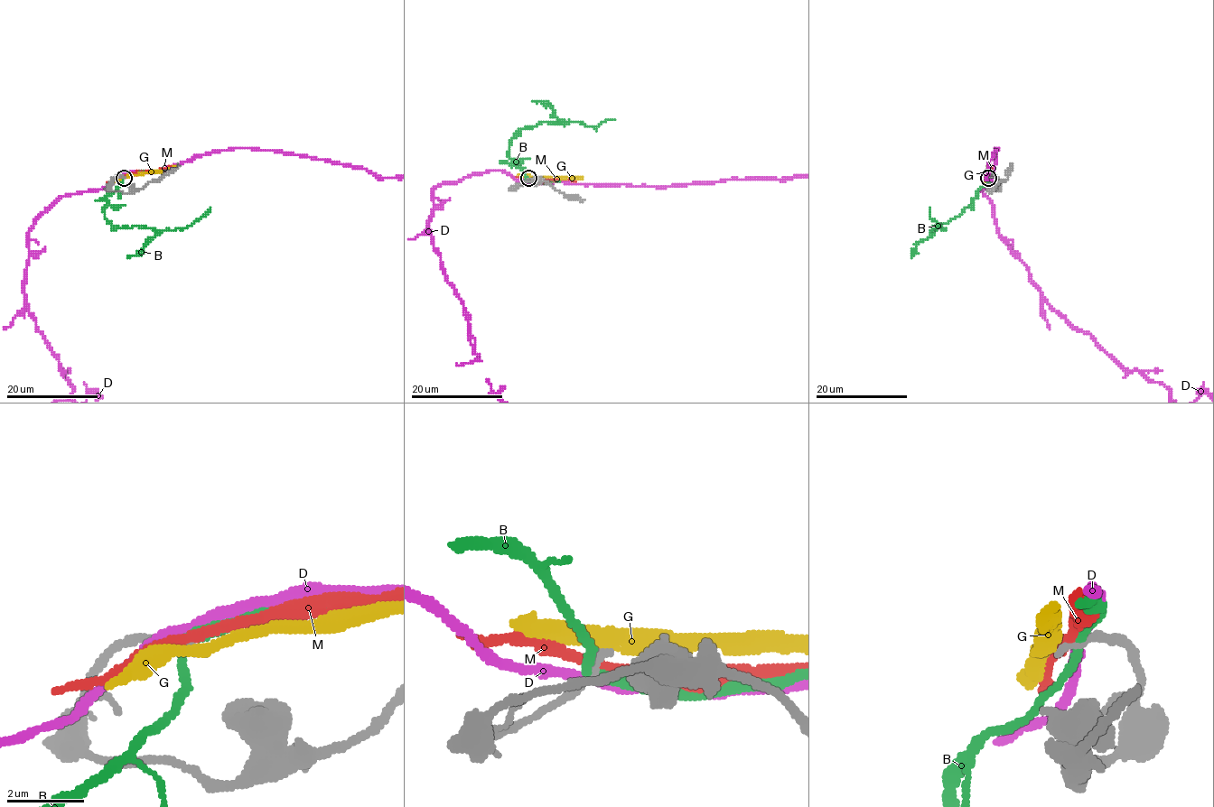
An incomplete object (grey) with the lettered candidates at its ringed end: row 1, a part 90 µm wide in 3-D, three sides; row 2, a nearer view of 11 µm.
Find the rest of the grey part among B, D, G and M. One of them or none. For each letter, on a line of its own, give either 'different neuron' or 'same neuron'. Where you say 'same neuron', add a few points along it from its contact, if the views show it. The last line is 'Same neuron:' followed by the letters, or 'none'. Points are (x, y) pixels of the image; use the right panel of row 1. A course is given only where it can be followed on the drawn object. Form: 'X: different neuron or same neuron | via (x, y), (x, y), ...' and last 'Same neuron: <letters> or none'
B: different neuron
D: different neuron
G: different neuron
M: different neuron
Same neuron: none

